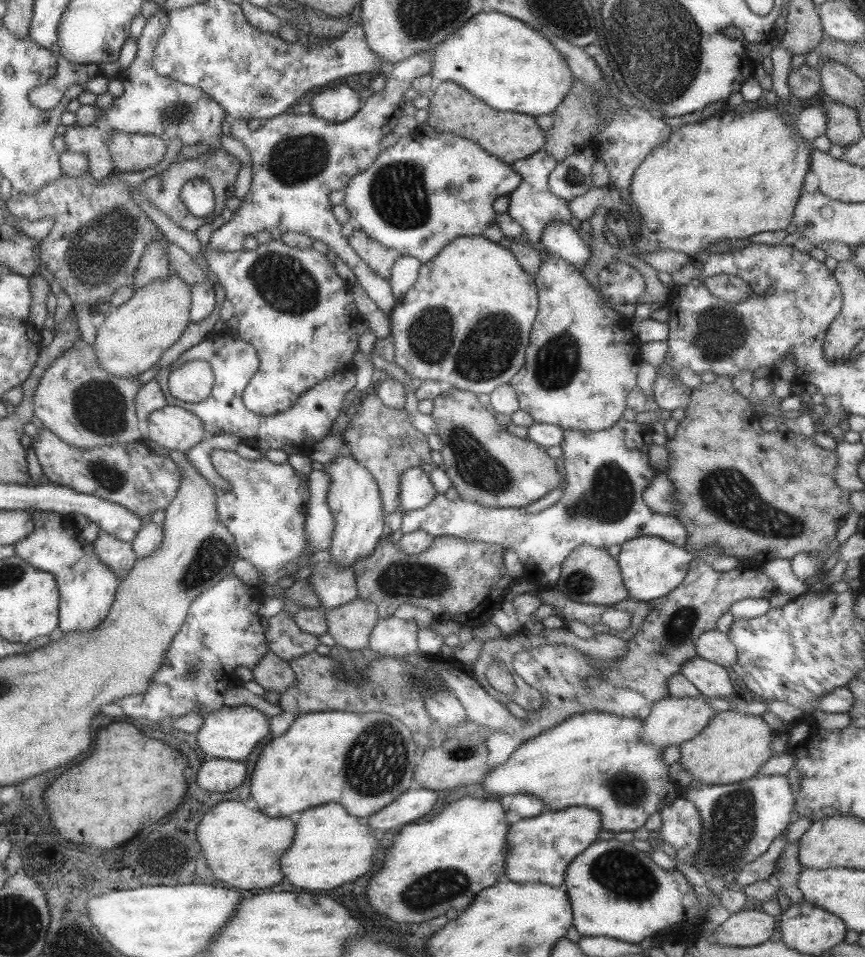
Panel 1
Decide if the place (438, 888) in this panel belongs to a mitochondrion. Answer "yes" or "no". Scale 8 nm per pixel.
yes

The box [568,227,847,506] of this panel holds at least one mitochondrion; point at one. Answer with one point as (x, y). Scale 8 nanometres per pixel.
(718, 333)

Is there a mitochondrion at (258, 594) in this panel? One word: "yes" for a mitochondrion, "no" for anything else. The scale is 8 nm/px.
no

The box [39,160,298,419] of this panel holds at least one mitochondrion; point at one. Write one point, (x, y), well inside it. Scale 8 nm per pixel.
(97, 252)

